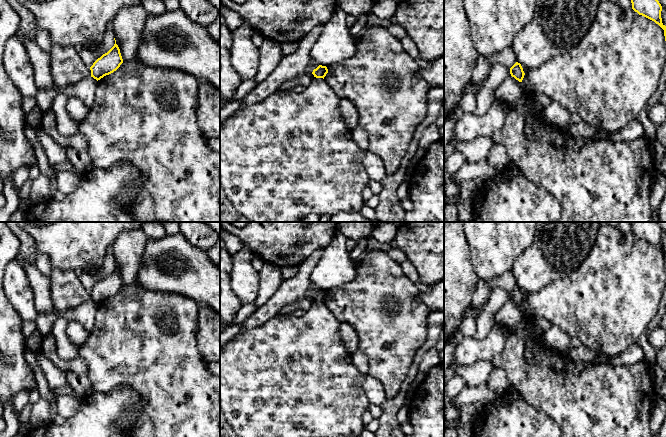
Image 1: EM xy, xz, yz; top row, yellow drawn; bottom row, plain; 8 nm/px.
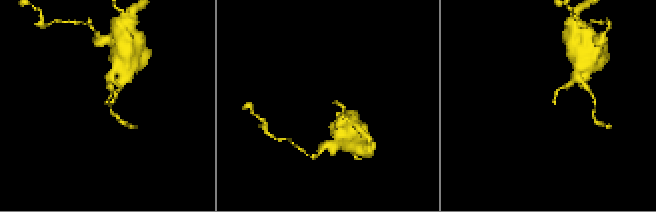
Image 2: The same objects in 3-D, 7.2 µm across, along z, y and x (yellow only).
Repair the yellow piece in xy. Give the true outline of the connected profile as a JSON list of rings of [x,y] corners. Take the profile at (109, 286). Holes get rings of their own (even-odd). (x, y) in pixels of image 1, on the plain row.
[[[115,264],[114,270],[107,277],[98,282],[90,291],[91,301],[98,305],[104,300],[116,295],[122,287],[123,283],[120,273]]]

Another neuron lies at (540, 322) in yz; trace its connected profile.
[[[532,316],[532,319],[533,319],[535,325],[537,327],[541,328],[543,331],[547,331],[552,326],[552,324],[548,320],[542,318],[542,317]]]

